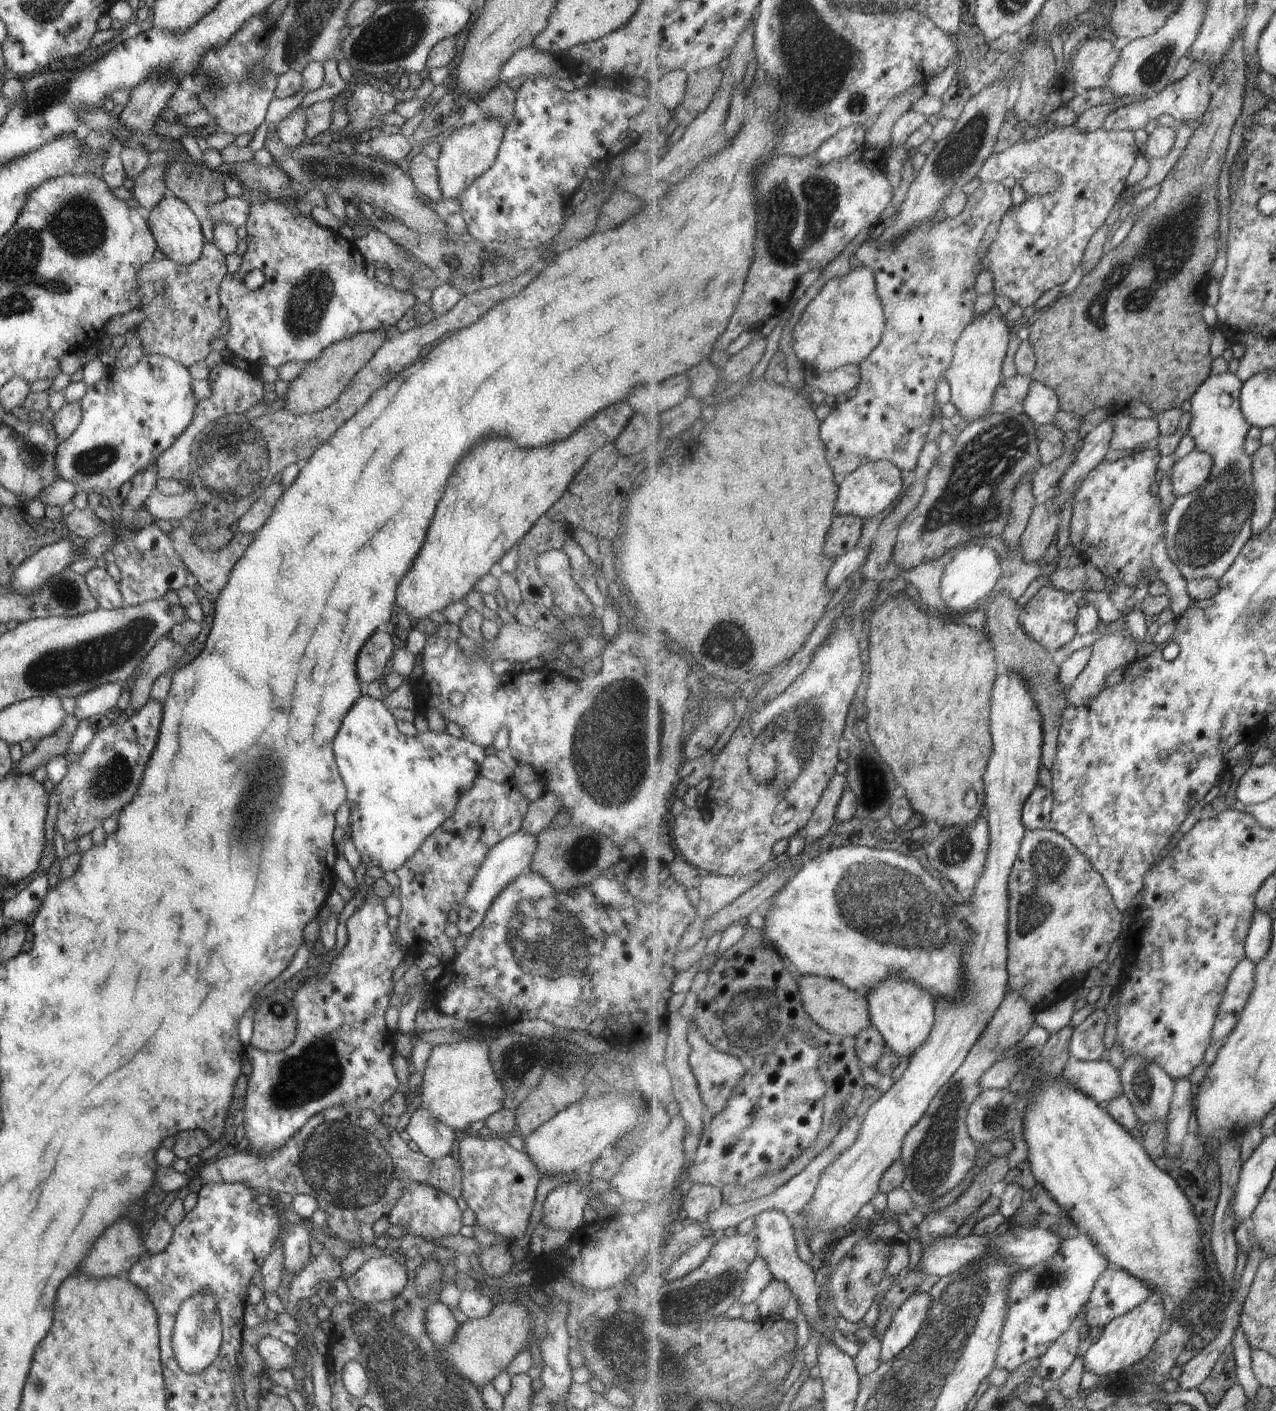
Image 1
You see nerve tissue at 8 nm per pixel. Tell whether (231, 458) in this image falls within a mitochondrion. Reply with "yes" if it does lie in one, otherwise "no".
yes

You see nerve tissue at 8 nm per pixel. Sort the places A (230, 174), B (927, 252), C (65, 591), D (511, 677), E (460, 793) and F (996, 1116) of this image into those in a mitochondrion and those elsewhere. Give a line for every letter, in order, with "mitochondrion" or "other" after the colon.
A: other
B: mitochondrion
C: mitochondrion
D: other
E: other
F: mitochondrion

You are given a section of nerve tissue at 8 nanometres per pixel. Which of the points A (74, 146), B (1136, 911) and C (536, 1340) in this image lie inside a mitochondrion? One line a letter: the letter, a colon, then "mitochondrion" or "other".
A: other
B: other
C: other

